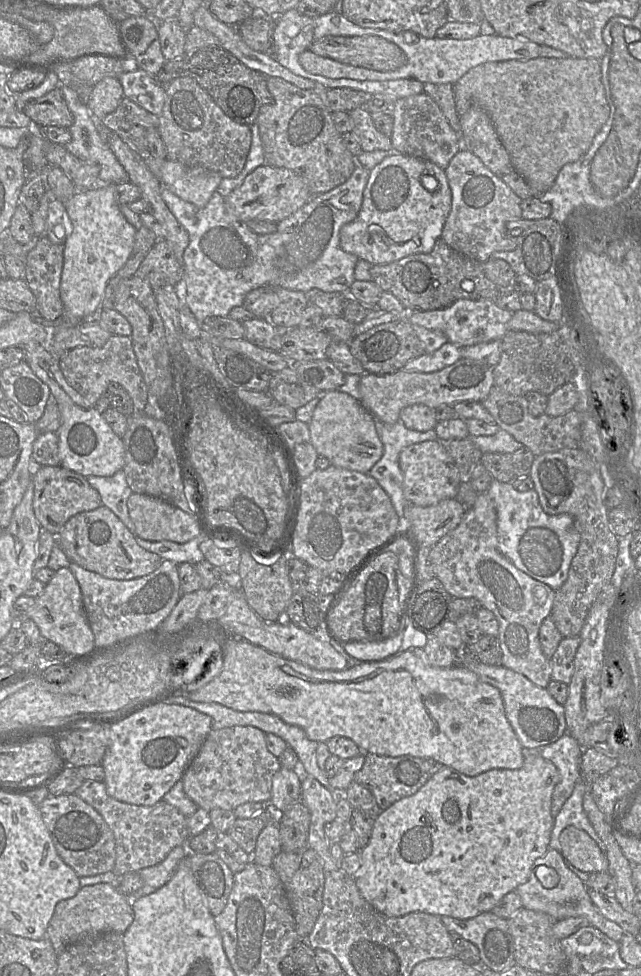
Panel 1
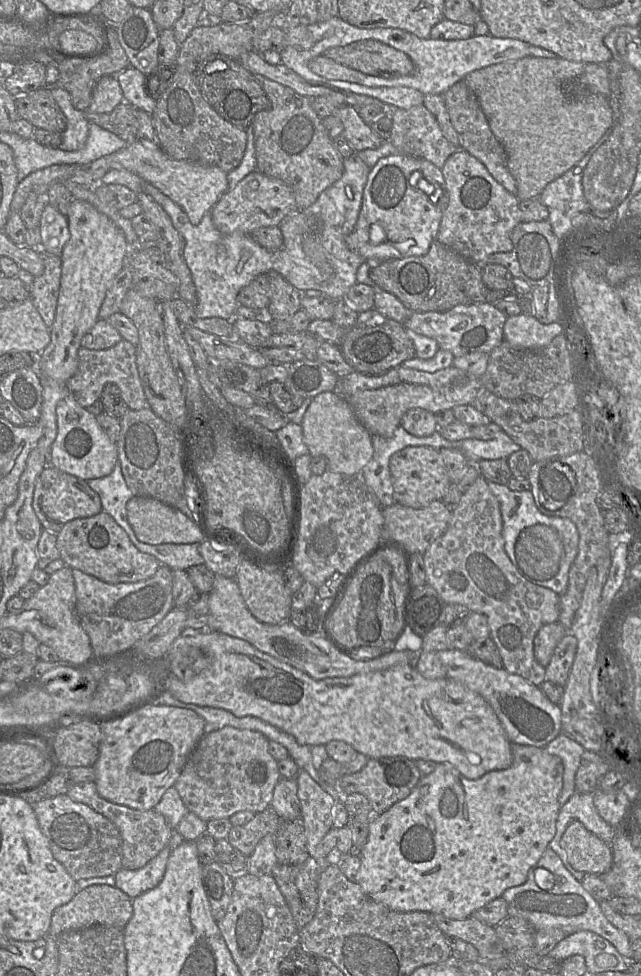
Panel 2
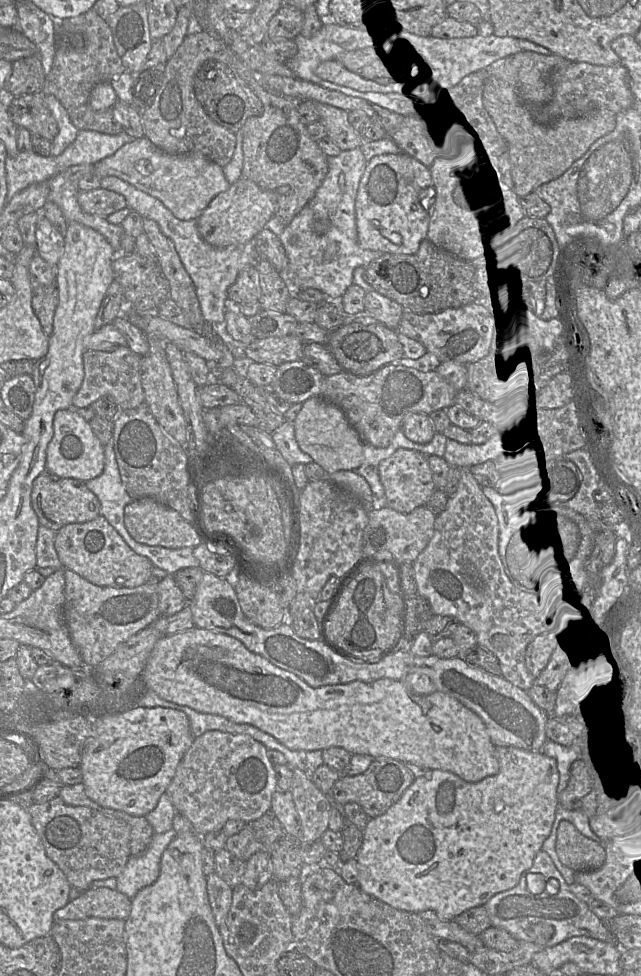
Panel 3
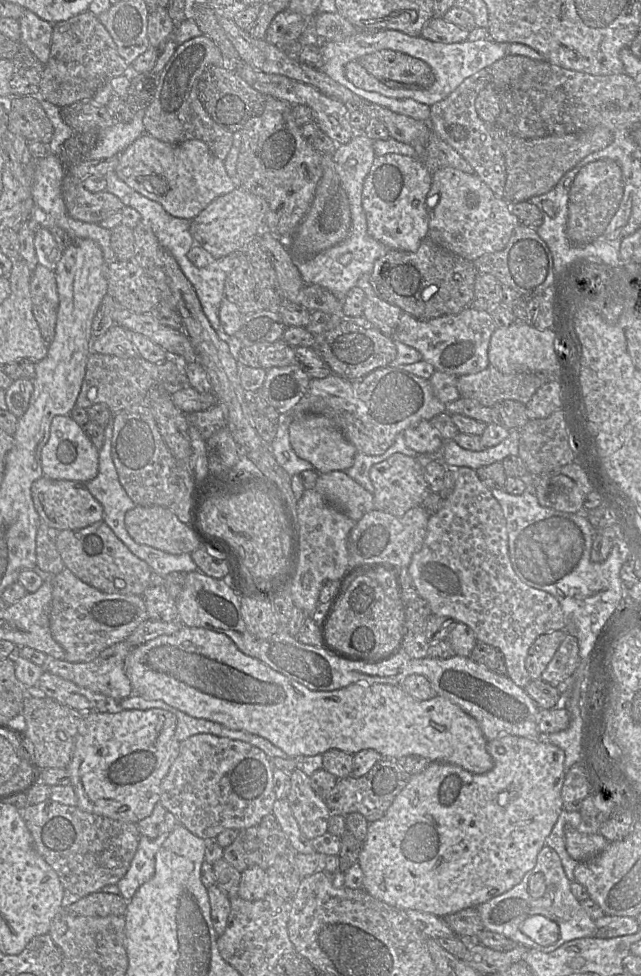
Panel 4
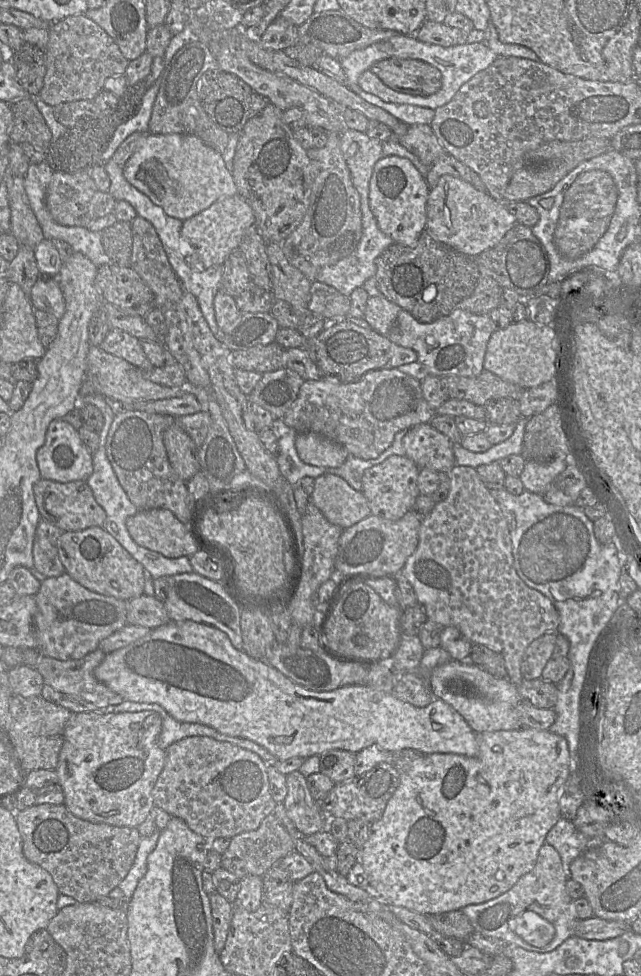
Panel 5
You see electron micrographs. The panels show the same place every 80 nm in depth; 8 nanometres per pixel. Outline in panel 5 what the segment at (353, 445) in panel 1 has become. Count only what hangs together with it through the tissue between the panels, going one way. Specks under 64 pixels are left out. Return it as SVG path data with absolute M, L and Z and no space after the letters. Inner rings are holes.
M313 432L297 433L295 448L304 463L324 468L341 466L349 455L342 445Z

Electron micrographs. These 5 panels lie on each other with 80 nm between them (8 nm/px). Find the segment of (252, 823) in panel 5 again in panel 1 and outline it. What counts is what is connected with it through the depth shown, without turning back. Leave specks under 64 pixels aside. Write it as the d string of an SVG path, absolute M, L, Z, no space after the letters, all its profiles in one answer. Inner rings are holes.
M233 726L211 731L181 778L185 794L197 805L210 812L214 808L232 810L246 802L268 804L272 796L272 780L280 770L279 758L267 748L265 733L253 726Z

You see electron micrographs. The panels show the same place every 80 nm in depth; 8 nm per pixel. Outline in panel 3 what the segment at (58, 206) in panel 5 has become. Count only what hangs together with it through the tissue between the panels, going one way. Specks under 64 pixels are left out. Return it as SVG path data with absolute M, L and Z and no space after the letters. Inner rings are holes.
M101 187L89 191L79 190L77 201L83 212L102 218L107 218L127 206L124 196Z

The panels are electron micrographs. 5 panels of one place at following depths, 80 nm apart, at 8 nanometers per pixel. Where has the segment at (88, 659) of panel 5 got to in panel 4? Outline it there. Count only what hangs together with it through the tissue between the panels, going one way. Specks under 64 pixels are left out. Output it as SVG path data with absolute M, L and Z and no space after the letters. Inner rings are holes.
M123 641L106 648L97 658L90 662L71 663L65 660L49 659L45 666L40 667L44 671L71 681L80 687L102 694L114 702L120 702L132 695L131 683L125 673L125 660L132 648L127 641Z

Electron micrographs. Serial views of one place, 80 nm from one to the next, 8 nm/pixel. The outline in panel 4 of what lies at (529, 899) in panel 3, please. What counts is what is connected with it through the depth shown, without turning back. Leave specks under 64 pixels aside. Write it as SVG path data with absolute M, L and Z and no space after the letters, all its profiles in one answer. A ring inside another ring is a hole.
M544 845L538 853L536 865L524 875L520 883L501 895L478 905L476 909L482 920L484 929L502 934L528 949L551 952L565 942L583 937L594 937L596 933L595 921L584 911L580 905L580 901L572 894L570 883L571 881L568 880L556 851ZM536 873L542 873L546 882L546 892L538 898L533 897L529 893L529 879Z

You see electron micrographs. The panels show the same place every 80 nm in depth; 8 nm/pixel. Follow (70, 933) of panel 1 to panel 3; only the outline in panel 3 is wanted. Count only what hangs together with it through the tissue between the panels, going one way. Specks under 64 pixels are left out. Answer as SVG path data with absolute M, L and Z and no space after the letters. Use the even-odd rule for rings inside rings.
M107 887L89 888L54 913L54 921L86 918L125 920L131 912L131 899Z

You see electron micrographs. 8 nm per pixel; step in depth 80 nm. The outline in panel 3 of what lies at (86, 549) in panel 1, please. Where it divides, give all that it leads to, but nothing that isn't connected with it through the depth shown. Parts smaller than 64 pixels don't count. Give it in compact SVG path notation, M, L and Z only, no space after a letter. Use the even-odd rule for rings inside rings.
M102 515L88 522L71 523L63 526L56 534L55 549L63 569L76 572L96 586L135 588L147 583L153 575L154 566L151 561L147 557L135 553Z

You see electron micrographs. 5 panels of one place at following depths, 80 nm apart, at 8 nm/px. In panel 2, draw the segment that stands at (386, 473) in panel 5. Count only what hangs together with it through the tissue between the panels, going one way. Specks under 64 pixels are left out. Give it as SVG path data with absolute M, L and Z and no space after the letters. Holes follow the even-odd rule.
M408 446L397 451L390 457L389 469L395 503L411 508L423 508L433 501L441 500L451 484L439 450L430 446Z

